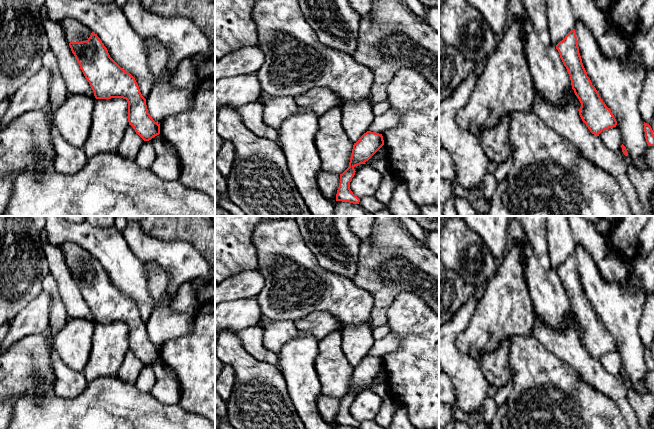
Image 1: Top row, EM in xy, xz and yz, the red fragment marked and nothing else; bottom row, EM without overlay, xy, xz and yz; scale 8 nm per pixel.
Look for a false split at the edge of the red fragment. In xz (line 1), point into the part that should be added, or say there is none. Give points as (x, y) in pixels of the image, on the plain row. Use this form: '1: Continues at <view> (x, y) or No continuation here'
1: No continuation here

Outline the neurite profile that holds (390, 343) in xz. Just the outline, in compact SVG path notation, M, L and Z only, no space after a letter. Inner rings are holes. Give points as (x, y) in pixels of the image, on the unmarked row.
M390 332L384 338L376 340L369 352L369 355L383 358L385 355L396 351L400 347L397 335Z

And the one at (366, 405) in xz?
M364 389L355 396L350 406L350 413L359 423L374 420L383 399L372 389Z

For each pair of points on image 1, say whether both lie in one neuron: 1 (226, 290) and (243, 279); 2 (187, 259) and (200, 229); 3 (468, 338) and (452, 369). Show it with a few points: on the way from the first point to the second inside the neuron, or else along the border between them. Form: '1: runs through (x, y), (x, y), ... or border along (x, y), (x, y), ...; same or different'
1: runs through (230, 289), (239, 283); same
2: border along (169, 240), (182, 239), (188, 241), (204, 258); different
3: border along (464, 329), (456, 338), (456, 347), (477, 361); different

